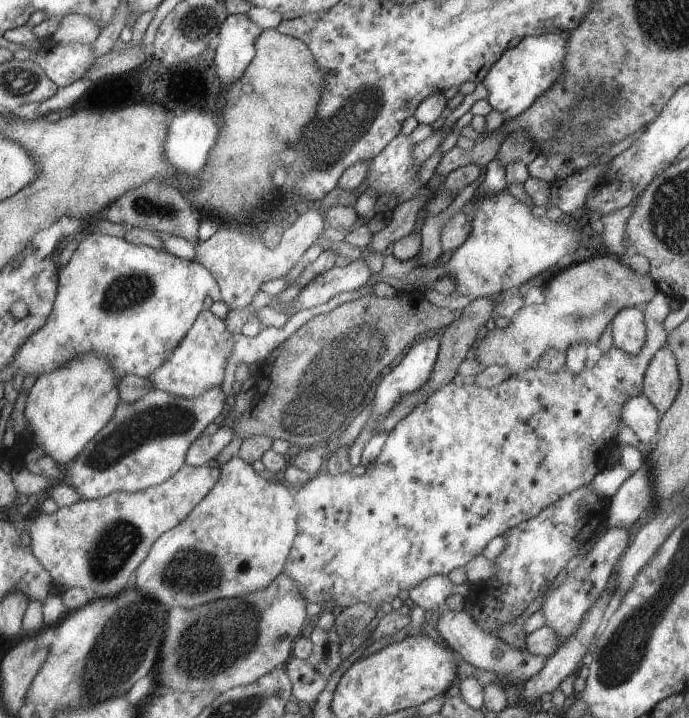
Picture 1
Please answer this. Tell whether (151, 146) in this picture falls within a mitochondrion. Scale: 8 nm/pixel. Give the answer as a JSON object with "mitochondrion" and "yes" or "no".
{"mitochondrion":"no"}

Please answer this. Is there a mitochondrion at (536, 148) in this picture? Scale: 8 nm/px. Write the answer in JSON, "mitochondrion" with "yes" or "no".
{"mitochondrion":"no"}

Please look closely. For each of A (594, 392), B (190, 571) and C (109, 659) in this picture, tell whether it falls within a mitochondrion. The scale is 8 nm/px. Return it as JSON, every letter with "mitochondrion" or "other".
{"A":"other","B":"mitochondrion","C":"mitochondrion"}

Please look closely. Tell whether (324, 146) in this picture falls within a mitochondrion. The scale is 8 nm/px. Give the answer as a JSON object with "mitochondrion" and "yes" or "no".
{"mitochondrion":"yes"}

